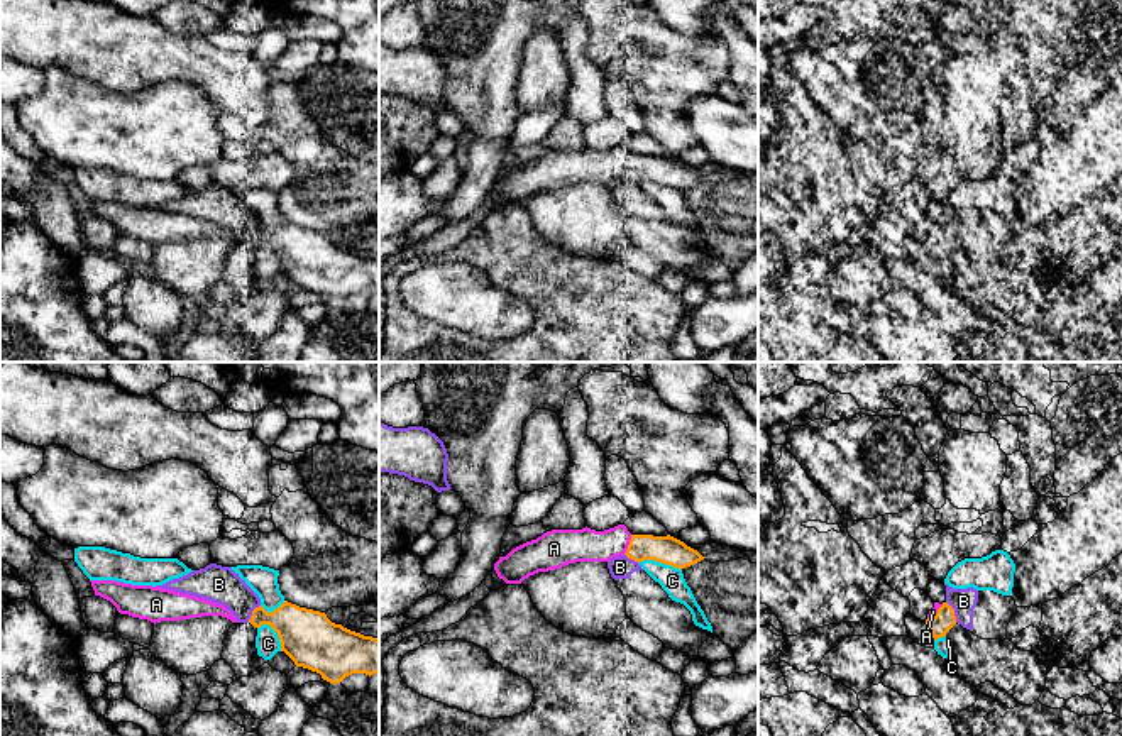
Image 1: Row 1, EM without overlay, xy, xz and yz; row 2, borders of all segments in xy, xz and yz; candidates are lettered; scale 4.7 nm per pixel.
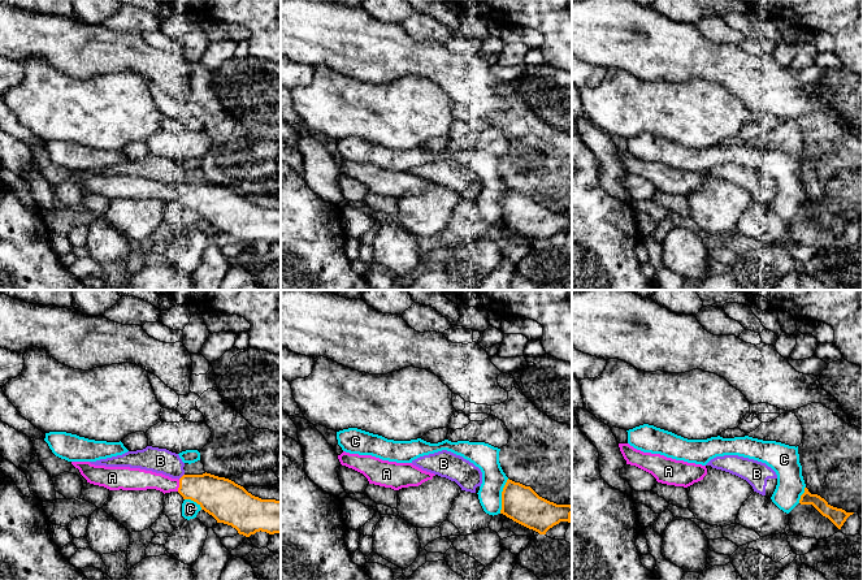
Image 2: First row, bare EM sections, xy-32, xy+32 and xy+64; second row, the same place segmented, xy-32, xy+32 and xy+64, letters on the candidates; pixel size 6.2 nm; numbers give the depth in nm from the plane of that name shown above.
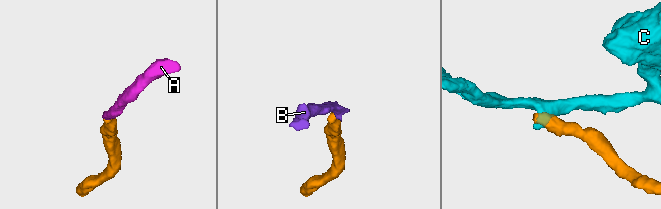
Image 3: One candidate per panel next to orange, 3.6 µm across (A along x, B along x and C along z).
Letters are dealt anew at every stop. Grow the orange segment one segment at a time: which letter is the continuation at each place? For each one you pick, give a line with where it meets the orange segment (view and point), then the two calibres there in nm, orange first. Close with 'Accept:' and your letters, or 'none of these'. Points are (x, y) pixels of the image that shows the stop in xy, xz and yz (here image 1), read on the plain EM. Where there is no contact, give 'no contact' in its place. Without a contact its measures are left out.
A: contact xz (628, 166); calibres 140 and 160 nm
Accept: A

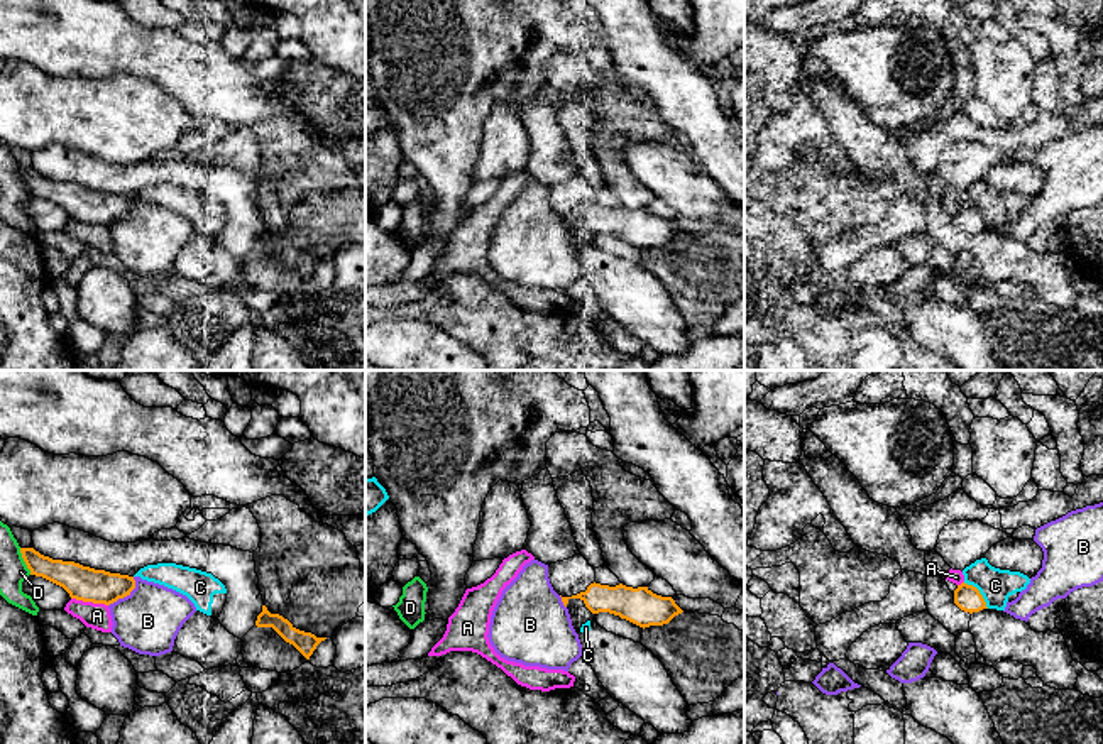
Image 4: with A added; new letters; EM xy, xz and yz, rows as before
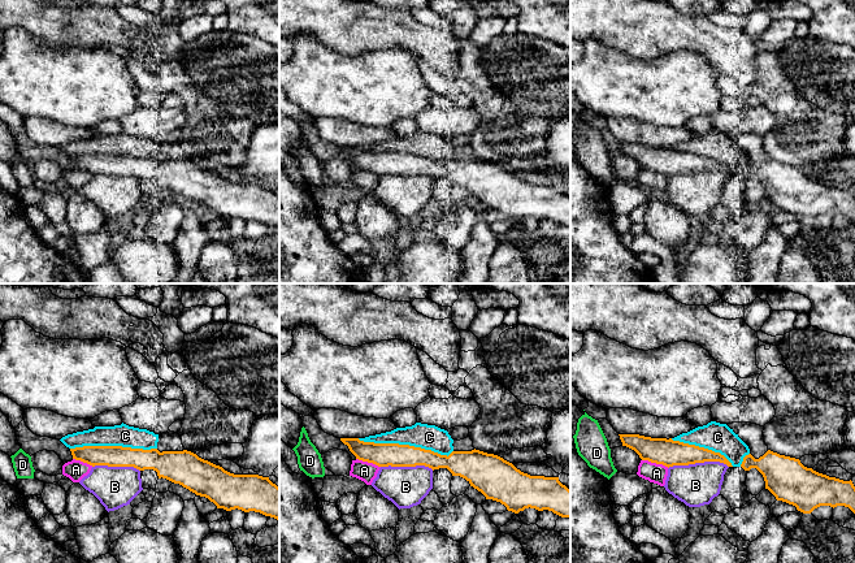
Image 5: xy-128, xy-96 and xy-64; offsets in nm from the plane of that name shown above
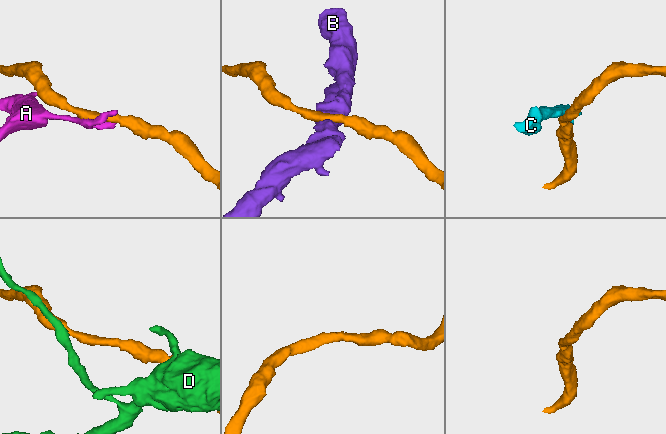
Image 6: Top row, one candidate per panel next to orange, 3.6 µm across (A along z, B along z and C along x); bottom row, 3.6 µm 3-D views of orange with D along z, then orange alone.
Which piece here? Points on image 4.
Accept: none of these

